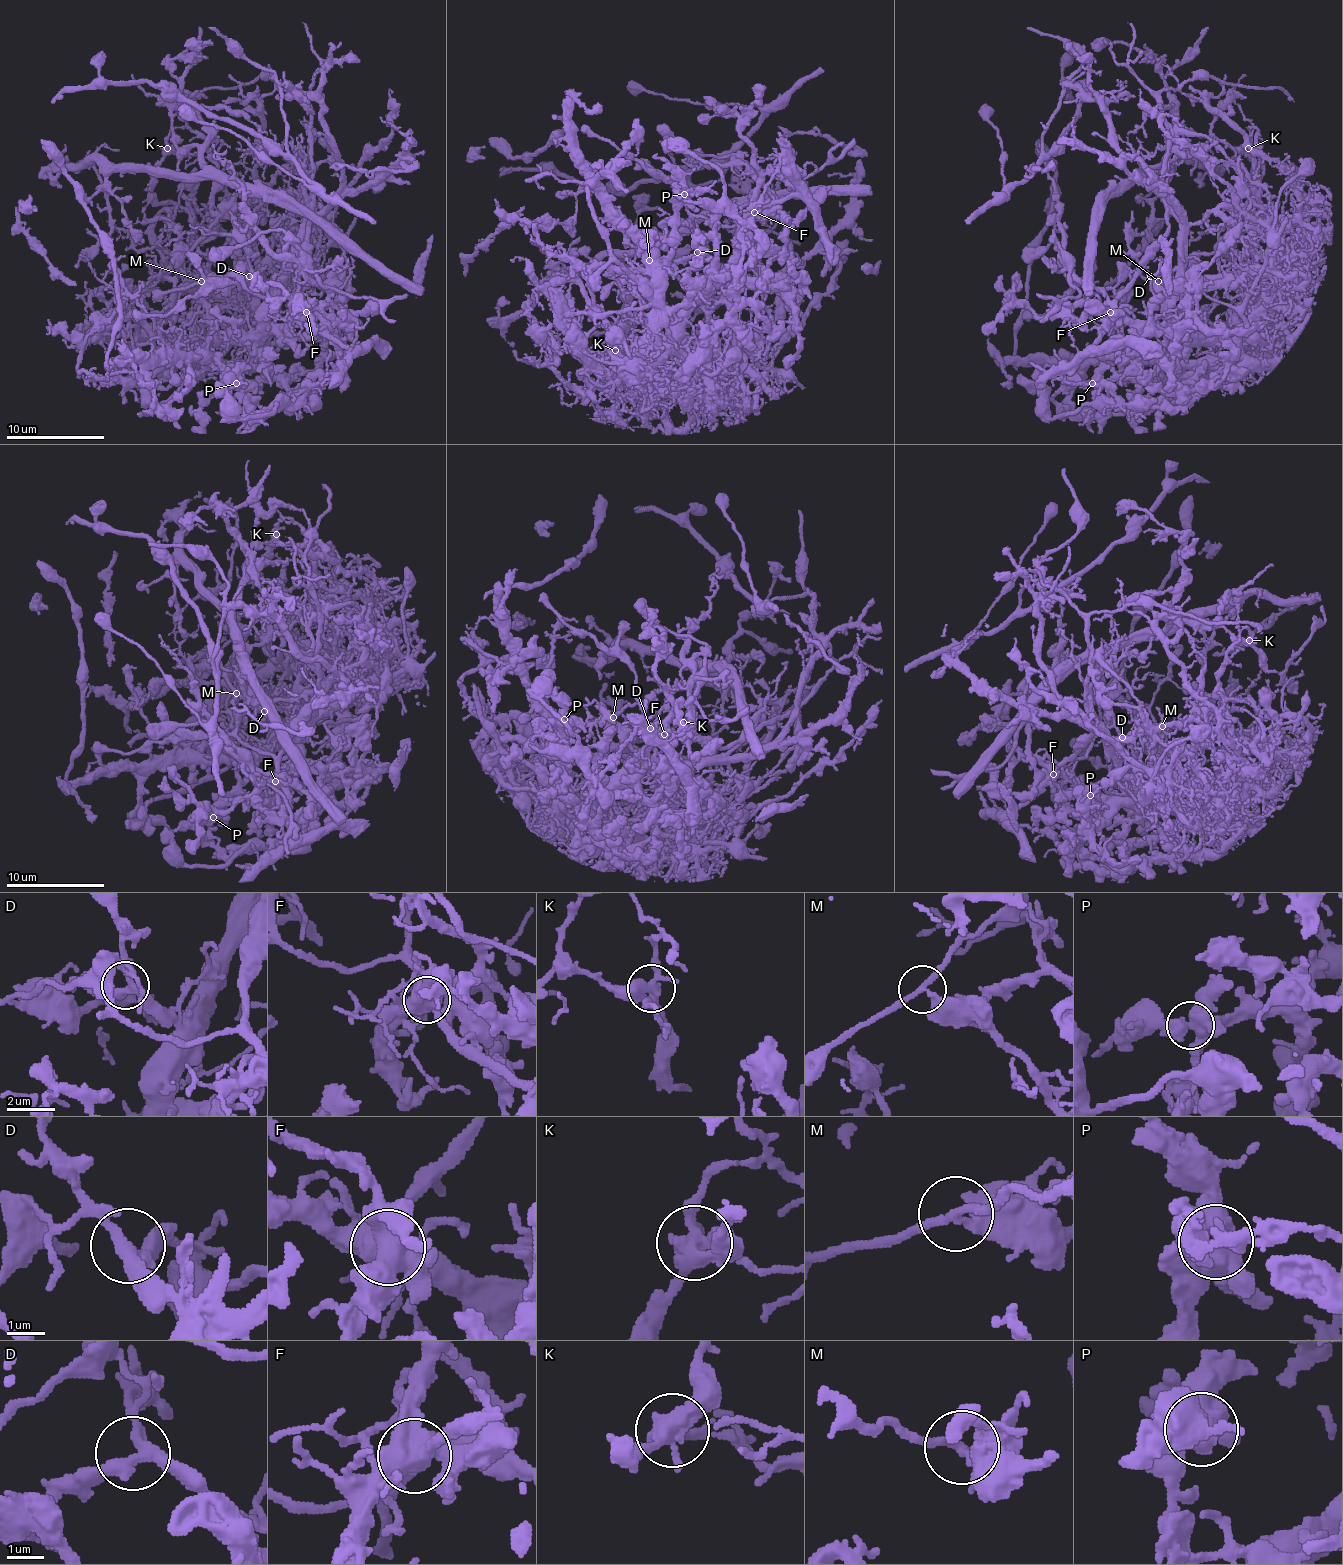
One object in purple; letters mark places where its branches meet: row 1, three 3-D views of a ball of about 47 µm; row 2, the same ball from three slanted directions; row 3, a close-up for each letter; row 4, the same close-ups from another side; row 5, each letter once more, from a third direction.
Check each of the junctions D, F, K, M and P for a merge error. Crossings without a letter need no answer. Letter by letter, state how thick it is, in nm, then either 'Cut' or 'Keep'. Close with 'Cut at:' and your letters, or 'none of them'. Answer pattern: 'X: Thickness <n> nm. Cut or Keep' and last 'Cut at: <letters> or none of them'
D: Thickness 340 nm. Keep
F: Thickness 650 nm. Cut
K: Thickness 400 nm. Cut
M: Thickness 220 nm. Cut
P: Thickness 600 nm. Keep
Cut at: F, K, M

